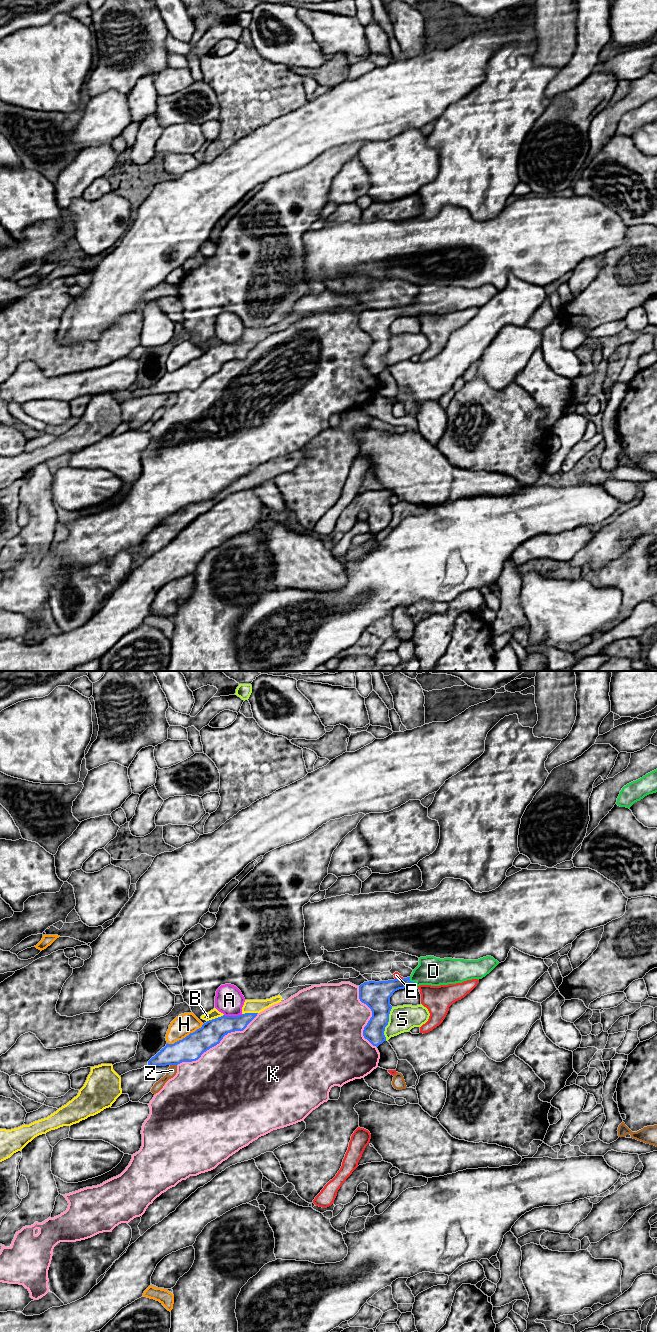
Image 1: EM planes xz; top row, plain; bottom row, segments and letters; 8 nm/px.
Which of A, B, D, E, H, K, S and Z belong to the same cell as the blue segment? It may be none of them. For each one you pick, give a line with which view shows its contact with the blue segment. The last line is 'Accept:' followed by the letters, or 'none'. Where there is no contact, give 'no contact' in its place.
D: xz
Accept: D

